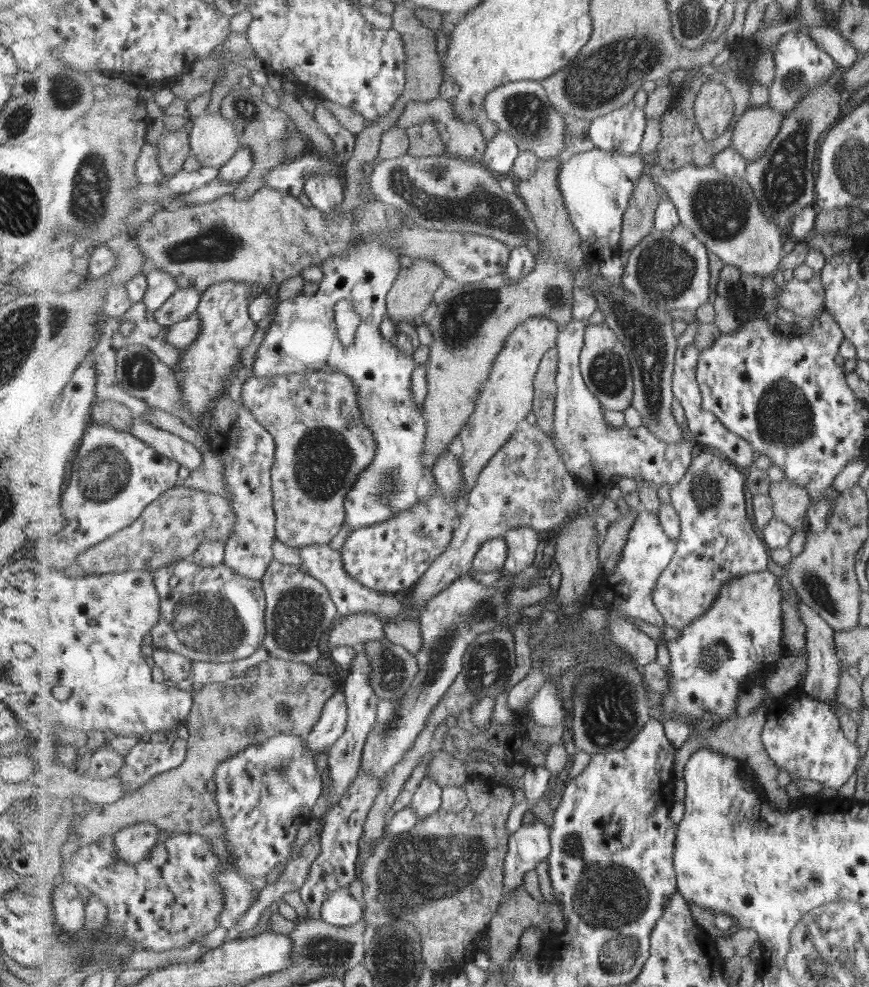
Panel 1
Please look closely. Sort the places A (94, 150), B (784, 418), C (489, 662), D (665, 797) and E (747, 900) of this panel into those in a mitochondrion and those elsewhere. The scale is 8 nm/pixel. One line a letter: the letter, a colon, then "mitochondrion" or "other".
A: mitochondrion
B: mitochondrion
C: mitochondrion
D: other
E: other

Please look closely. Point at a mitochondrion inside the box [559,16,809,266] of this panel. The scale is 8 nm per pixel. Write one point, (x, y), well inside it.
(719, 208)

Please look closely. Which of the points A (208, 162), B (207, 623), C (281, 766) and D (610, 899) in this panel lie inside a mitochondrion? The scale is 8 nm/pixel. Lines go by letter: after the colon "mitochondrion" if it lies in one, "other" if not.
A: other
B: mitochondrion
C: mitochondrion
D: mitochondrion

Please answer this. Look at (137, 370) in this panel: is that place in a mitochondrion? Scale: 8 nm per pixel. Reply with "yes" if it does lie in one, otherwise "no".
yes

